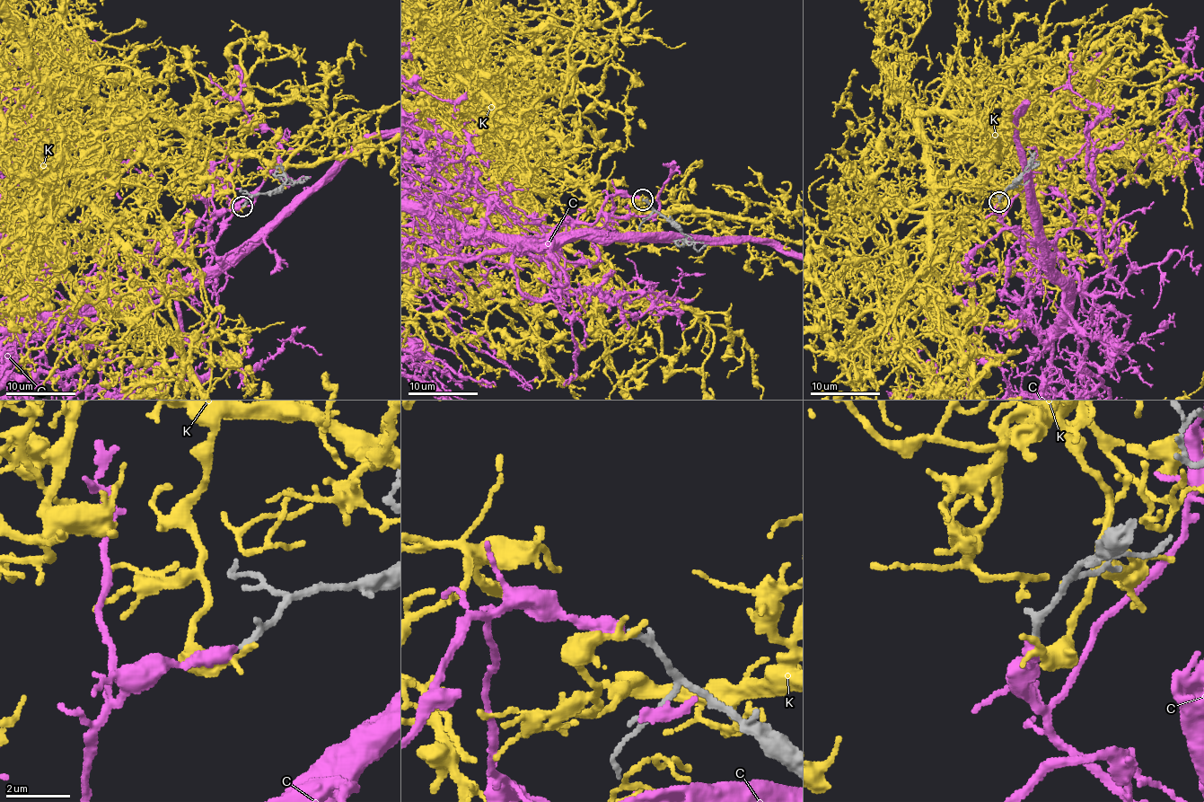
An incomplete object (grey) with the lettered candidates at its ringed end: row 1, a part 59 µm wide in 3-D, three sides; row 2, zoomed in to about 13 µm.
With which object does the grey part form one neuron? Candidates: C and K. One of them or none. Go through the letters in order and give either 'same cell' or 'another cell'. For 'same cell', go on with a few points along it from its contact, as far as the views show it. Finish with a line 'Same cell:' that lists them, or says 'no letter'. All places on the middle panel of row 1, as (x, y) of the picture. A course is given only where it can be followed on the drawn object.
C: same cell
K: another cell
Same cell: C

